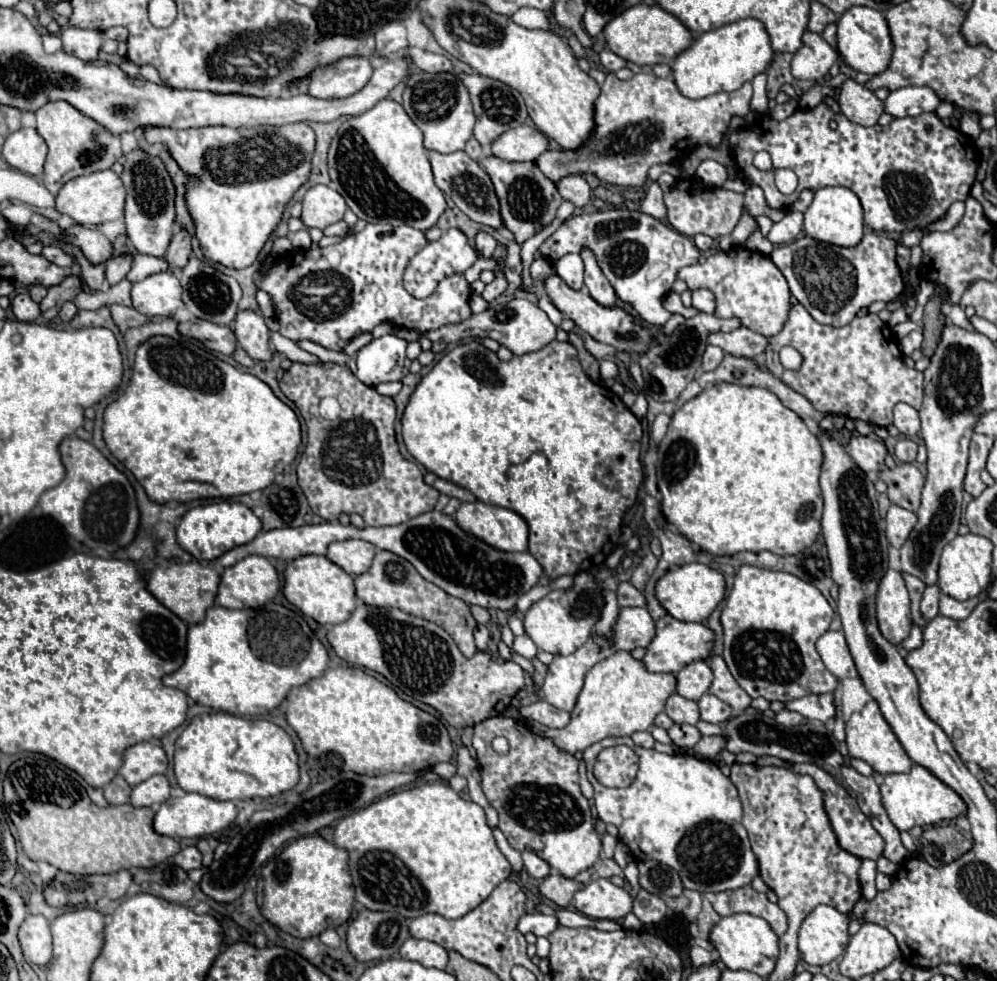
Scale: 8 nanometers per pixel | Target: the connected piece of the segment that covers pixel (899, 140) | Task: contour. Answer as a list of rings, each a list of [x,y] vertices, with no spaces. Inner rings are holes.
[[[824,100],[814,110],[798,108],[782,122],[766,114],[766,124],[762,118],[744,130],[734,130],[728,142],[738,170],[744,172],[744,180],[764,190],[768,206],[786,210],[800,196],[802,188],[844,186],[862,202],[864,224],[884,232],[924,228],[944,216],[952,202],[966,200],[980,160],[974,140],[960,130],[944,126],[934,112],[918,118],[894,118],[888,126],[876,124],[866,128],[842,114],[834,114]],[[830,118],[836,120],[836,130],[828,126]],[[758,150],[772,154],[774,170],[790,168],[796,172],[800,182],[796,192],[784,196],[780,190],[774,190],[774,170],[760,172],[754,168],[752,158]]]

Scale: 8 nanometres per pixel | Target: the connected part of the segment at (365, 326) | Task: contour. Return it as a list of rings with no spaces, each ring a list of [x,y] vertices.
[[[368,224],[362,232],[350,232],[332,246],[296,250],[292,256],[274,262],[264,276],[256,272],[254,282],[272,296],[282,336],[290,340],[308,338],[328,350],[342,350],[352,338],[362,332],[372,332],[382,322],[420,332],[438,330],[444,324],[456,324],[472,316],[472,292],[464,274],[446,278],[442,288],[436,288],[424,300],[404,290],[404,268],[426,244],[428,240],[422,230]]]

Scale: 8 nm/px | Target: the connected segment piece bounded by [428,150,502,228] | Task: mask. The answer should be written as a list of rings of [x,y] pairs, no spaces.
[[[430,150],[428,160],[432,164],[432,172],[436,178],[436,186],[448,194],[454,204],[474,222],[492,226],[492,228],[502,228],[502,218],[500,218],[500,206],[498,206],[498,196],[494,194],[494,186],[490,182],[490,176],[478,166],[476,160],[472,160],[466,152],[450,152],[450,154],[440,154]]]

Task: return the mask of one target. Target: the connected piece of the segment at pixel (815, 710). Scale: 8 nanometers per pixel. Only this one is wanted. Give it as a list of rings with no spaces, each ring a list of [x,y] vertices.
[[[810,694],[788,702],[786,708],[802,714],[808,720],[820,720],[820,722],[828,722],[836,714],[834,694]]]

